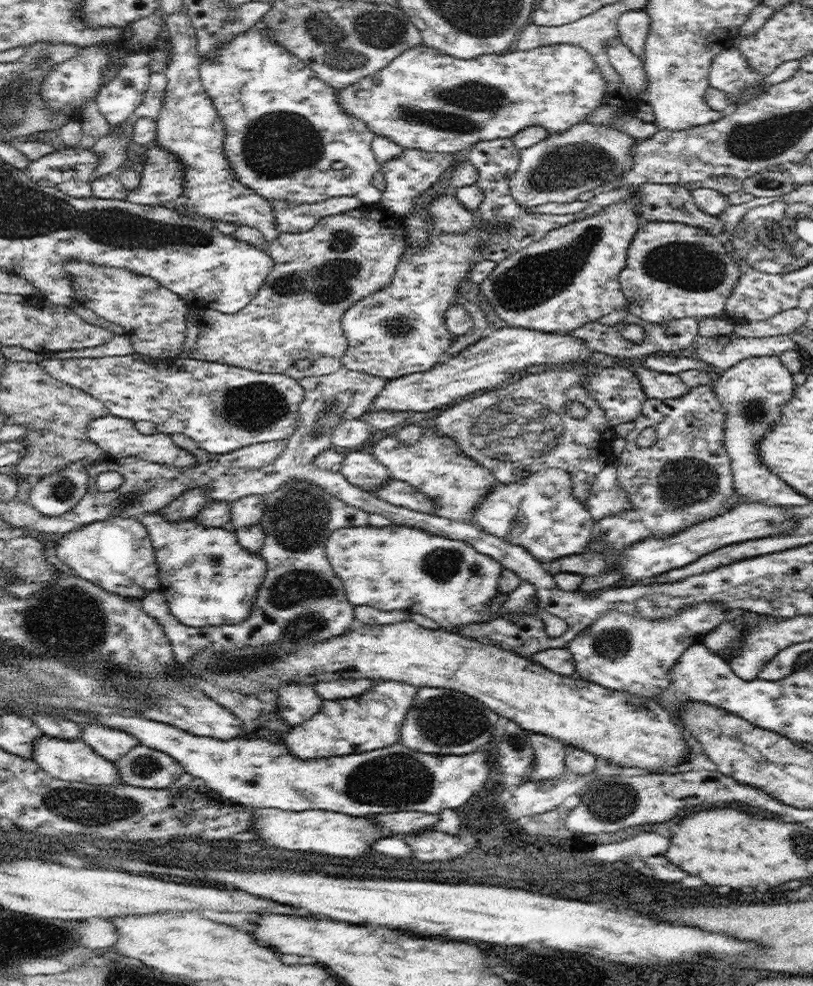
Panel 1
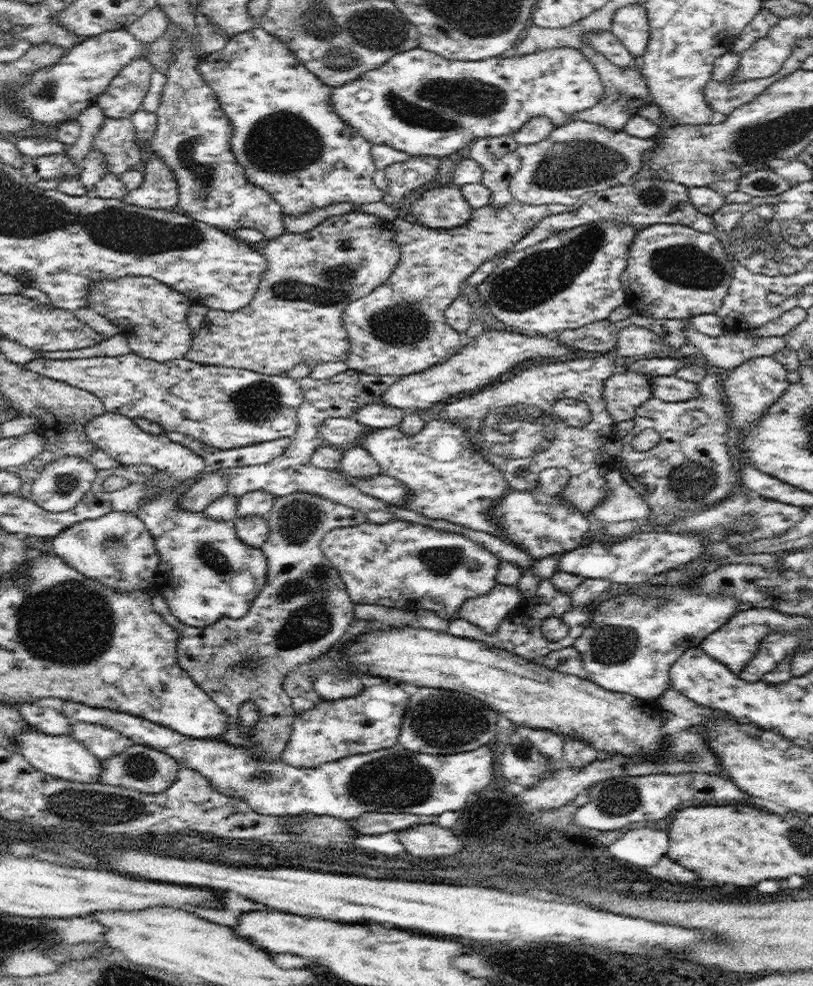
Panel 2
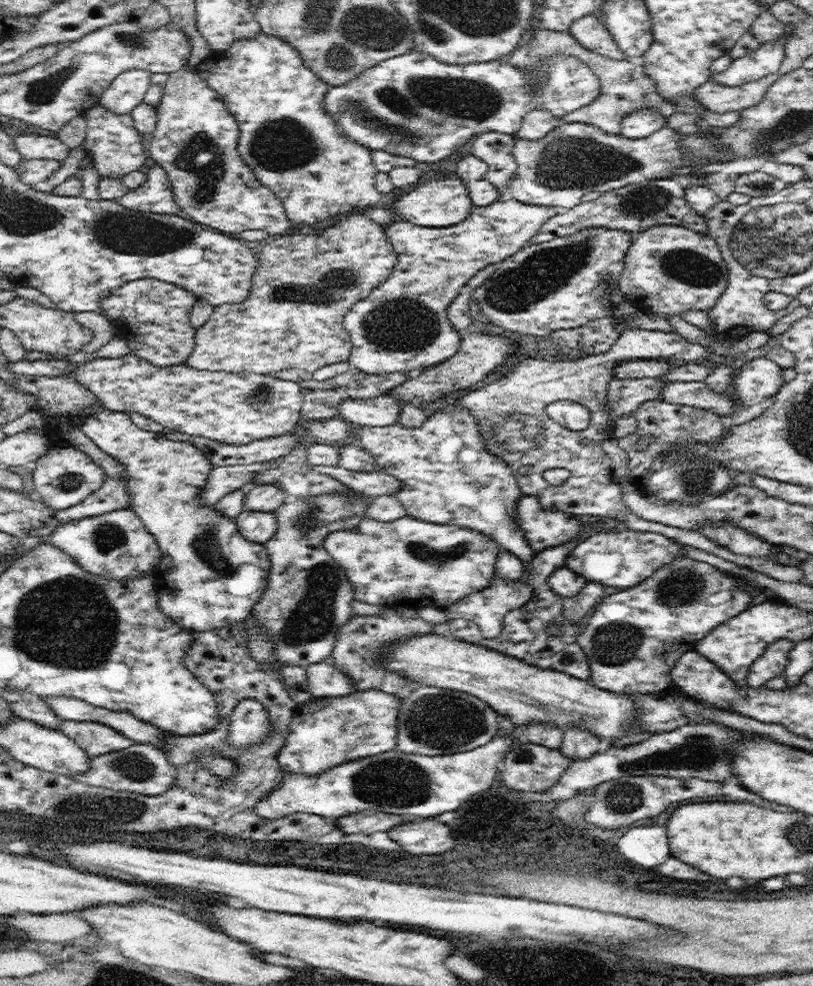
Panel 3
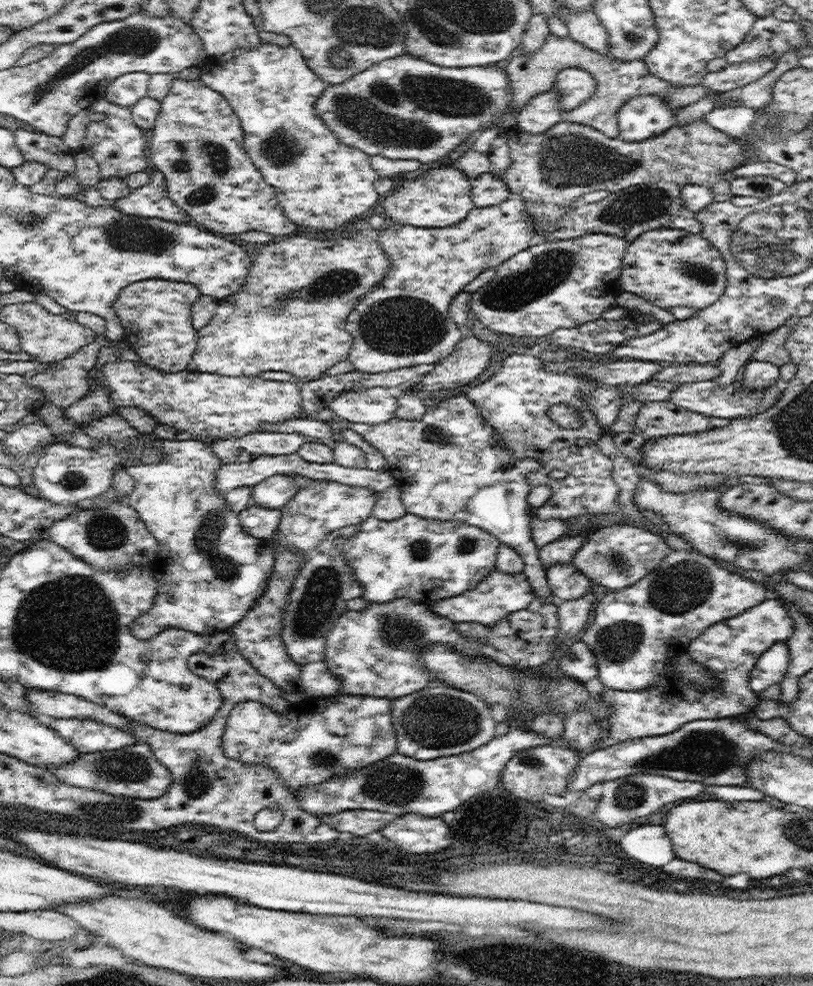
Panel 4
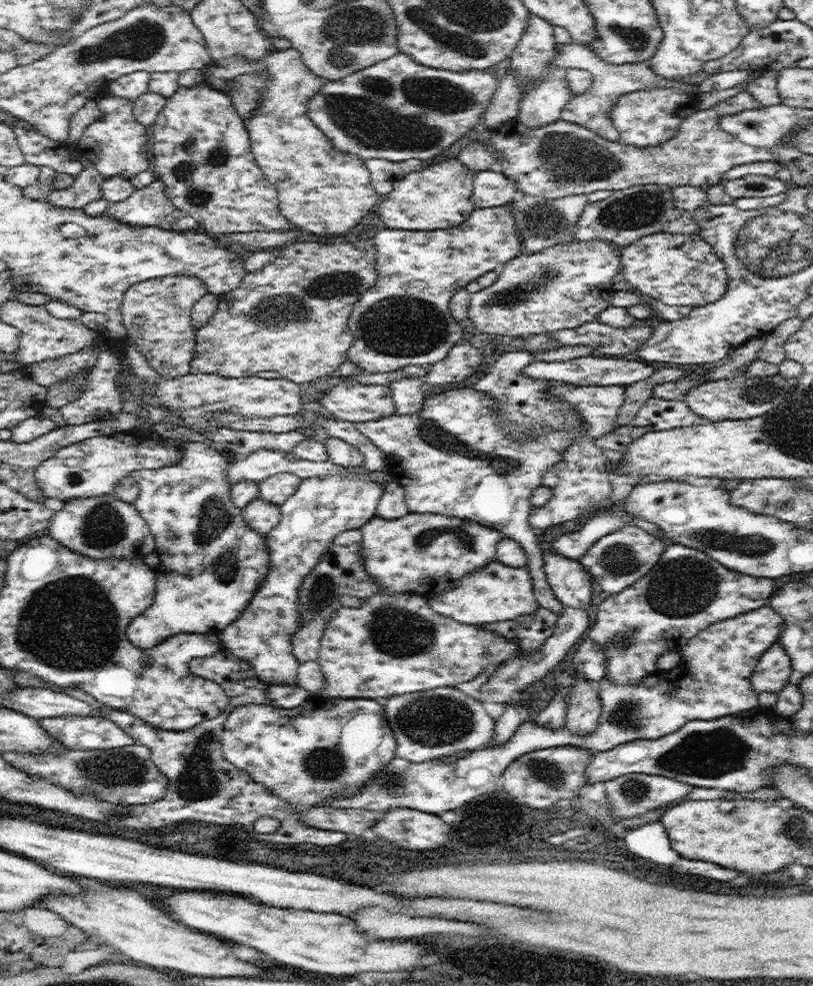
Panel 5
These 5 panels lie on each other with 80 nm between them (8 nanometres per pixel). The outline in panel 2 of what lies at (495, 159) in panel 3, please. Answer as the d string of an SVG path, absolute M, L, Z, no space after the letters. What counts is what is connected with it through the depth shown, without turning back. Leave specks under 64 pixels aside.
M512 135L474 140L470 156L483 166L481 183L491 192L488 205L501 207L515 201L509 182L521 163L517 148Z

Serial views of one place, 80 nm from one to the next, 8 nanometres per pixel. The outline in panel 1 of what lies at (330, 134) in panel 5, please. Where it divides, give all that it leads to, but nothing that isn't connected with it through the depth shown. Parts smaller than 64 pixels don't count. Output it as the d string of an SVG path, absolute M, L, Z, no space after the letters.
M572 44L483 54L469 60L449 56L431 46L418 45L396 56L382 71L339 89L337 101L350 116L365 122L375 136L386 137L403 149L455 153L480 141L512 138L530 126L542 126L549 135L568 132L575 124L586 121L585 118L604 102L605 78L591 54Z

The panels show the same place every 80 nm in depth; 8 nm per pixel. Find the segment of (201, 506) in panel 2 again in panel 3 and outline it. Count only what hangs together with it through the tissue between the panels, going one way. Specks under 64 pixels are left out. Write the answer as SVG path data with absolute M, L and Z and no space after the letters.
M275 461L259 462L236 466L214 467L210 471L210 477L200 493L202 506L215 507L219 500L236 491L237 489L248 489L254 477L275 464Z

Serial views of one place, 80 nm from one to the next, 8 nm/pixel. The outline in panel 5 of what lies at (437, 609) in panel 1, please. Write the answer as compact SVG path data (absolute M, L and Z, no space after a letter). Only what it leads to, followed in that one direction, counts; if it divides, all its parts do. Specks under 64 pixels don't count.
M409 513L390 520L375 516L360 529L363 534L362 547L360 547L363 563L375 583L378 583L381 588L377 594L408 593L422 596L426 600L450 590L462 577L496 561L497 547L502 540L502 533L495 528L488 528L473 520L434 514Z

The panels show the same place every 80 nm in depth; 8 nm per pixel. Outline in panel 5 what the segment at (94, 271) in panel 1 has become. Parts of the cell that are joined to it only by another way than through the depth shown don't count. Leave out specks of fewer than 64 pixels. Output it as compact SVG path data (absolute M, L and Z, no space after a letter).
M194 276L150 279L133 284L125 291L121 315L129 343L134 344L148 364L164 378L178 378L189 373L195 351L196 332L190 312L206 293L206 285Z

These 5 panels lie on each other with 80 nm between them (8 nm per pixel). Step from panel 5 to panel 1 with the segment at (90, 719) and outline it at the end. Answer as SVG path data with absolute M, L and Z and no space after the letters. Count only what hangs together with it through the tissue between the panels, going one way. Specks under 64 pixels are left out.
M101 723L80 725L81 739L89 744L94 752L114 764L140 743L135 736L120 729L103 726Z

